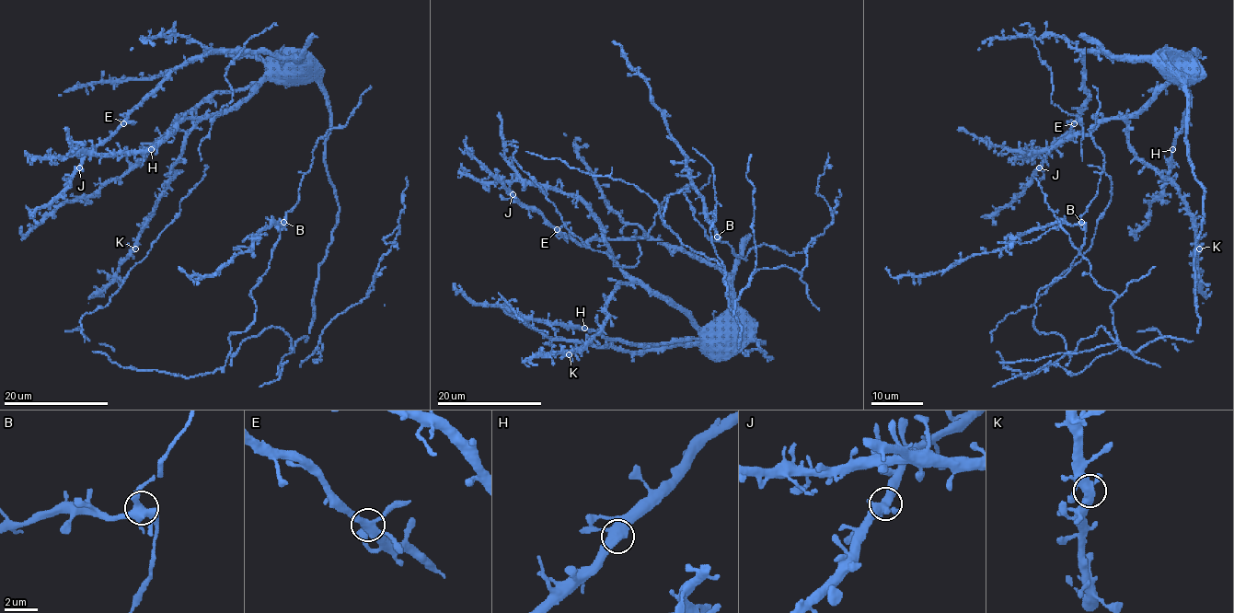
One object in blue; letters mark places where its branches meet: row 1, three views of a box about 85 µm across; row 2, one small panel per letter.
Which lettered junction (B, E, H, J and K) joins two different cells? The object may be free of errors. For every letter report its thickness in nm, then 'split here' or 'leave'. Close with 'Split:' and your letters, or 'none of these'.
B: 480 nm | split here
E: 420 nm | leave
H: 460 nm | leave
J: 420 nm | leave
K: 440 nm | leave
Split: B

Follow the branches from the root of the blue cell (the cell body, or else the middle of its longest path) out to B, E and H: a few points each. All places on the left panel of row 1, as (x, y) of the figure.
B: (302, 61), (327, 97), (339, 221), (307, 338), (293, 352), (271, 327), (232, 353), (284, 222)
E: (302, 61), (295, 67), (297, 59), (271, 52), (236, 52), (228, 49), (191, 56), (179, 64), (123, 123)
H: (302, 61), (285, 78), (253, 81), (244, 87), (213, 92), (191, 108), (151, 149)

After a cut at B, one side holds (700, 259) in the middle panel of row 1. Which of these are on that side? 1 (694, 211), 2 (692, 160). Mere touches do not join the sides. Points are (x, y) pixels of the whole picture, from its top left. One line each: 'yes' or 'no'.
1: yes
2: no

